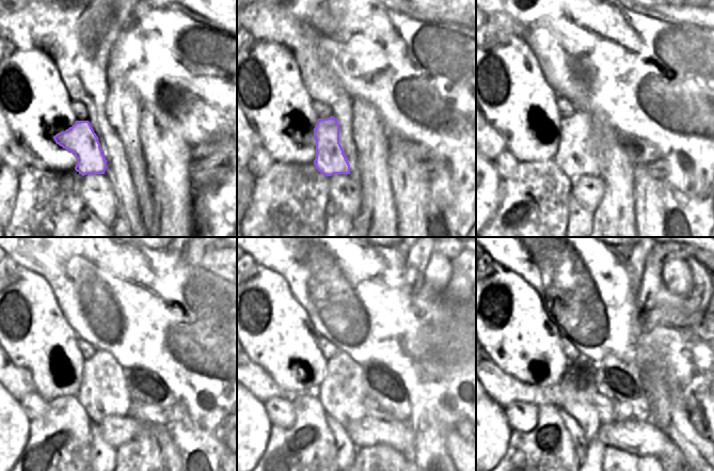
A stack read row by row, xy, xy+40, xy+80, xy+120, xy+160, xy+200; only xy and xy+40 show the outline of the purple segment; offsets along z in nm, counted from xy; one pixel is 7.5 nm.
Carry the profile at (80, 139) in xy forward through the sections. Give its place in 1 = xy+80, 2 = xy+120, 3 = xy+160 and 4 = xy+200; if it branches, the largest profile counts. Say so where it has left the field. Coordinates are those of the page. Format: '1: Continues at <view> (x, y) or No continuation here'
1: Continues at xy+80 (575, 157)
2: Continues at xy+120 (104, 391)
3: Continues at xy+160 (342, 393)
4: Continues at xy+200 (582, 399).

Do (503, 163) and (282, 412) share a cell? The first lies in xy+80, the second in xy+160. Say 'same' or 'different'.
same

